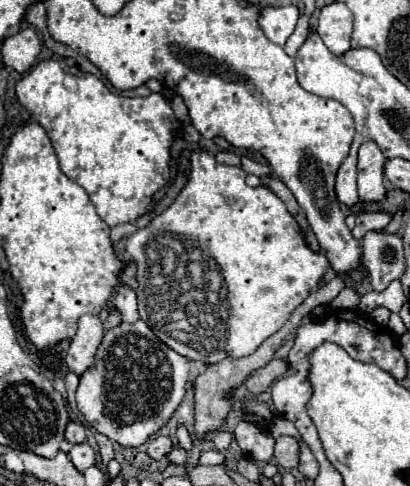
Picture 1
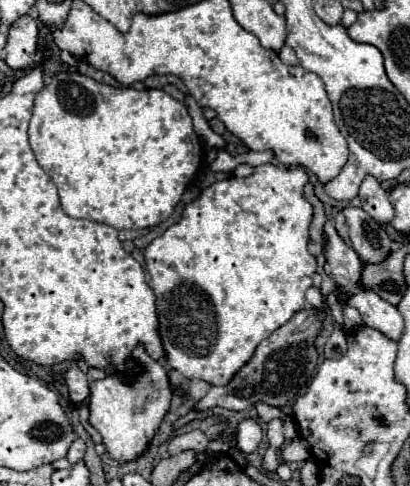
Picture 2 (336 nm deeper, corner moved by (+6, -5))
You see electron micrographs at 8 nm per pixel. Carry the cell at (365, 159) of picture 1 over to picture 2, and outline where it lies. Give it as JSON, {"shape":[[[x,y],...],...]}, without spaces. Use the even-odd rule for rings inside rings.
{"shape":[[[366,177],[360,185],[362,209],[378,223],[390,223],[394,217],[394,207],[388,199],[388,193],[382,189],[378,179]]]}

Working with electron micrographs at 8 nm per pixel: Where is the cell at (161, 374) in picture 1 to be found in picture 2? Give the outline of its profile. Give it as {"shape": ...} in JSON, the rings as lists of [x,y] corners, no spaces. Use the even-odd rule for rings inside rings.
{"shape":[[[142,345],[132,351],[132,357],[142,365],[144,371],[138,377],[132,377],[130,383],[120,375],[108,375],[102,381],[90,383],[90,425],[98,429],[106,451],[116,461],[134,461],[148,449],[158,425],[170,409],[172,399],[166,367],[150,359]]]}

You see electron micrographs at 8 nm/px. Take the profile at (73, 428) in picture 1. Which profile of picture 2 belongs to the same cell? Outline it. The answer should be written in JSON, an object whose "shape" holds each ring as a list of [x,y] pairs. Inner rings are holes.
{"shape":[[[76,439],[76,441],[70,445],[68,461],[70,461],[70,463],[80,463],[82,457],[84,457],[84,451],[86,451],[86,443],[84,443],[82,439]]]}

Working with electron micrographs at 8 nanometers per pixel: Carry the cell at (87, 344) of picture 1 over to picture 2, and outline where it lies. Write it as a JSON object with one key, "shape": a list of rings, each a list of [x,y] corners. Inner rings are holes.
{"shape":[[[72,365],[66,373],[66,385],[70,389],[70,401],[72,403],[82,403],[90,389],[88,389],[88,381],[86,381],[86,375],[78,369],[78,365]]]}

